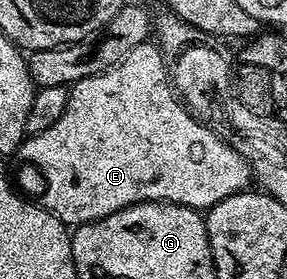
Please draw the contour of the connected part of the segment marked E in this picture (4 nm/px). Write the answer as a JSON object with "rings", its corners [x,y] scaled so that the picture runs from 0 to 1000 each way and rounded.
{"rings":[[[547,154],[474,165],[436,215],[373,258],[240,305],[237,326],[244,348],[223,409],[167,466],[94,487],[56,548],[59,570],[132,602],[160,656],[143,728],[216,803],[317,803],[422,746],[547,717],[714,753],[875,670],[878,620],[861,573],[627,369],[585,269],[585,215]]]}

